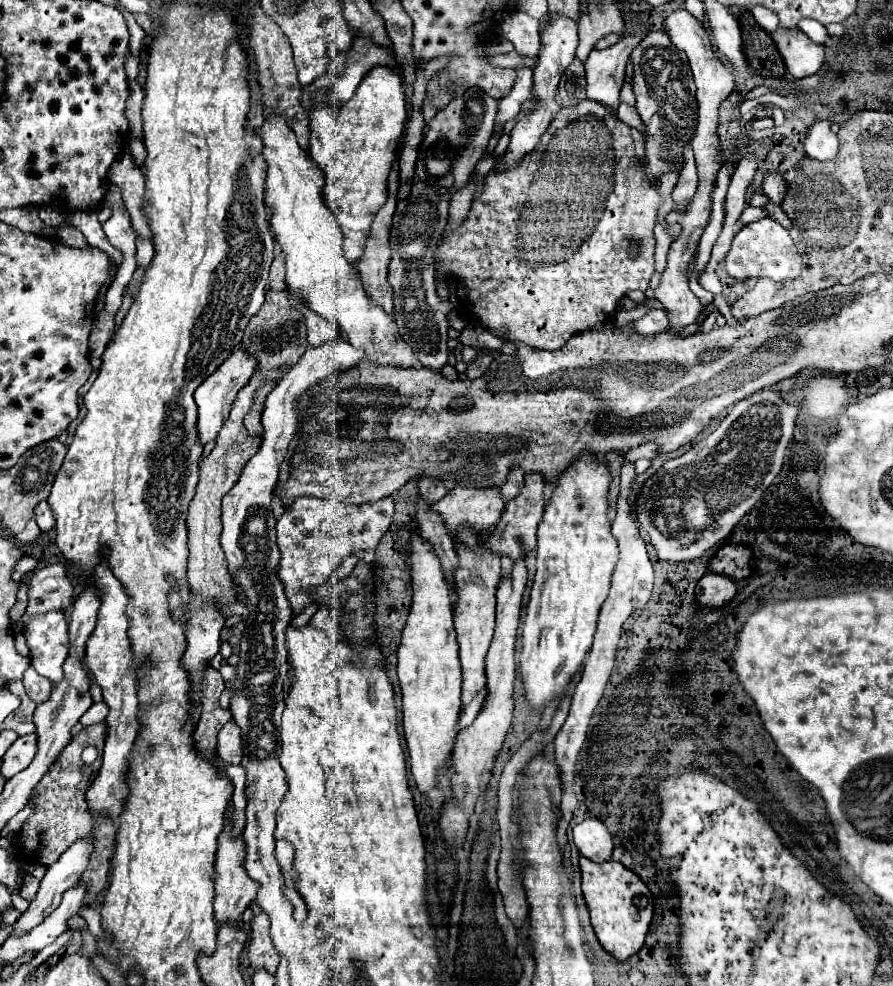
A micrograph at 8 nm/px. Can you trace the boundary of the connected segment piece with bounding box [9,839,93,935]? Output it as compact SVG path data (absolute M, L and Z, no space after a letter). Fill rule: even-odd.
M79 839L79 843L73 843L61 855L61 859L47 869L35 901L13 923L13 929L9 935L21 935L21 931L33 929L37 923L41 923L41 919L45 919L45 915L49 915L61 903L61 895L69 887L73 887L79 881L81 873L85 871L91 849L93 847L91 847L89 839Z

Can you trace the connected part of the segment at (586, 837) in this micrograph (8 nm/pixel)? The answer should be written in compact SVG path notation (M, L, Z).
M585 819L573 829L573 841L579 853L595 863L609 861L613 853L613 839L599 819Z

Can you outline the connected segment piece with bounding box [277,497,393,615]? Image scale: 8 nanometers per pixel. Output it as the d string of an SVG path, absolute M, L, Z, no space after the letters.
M299 497L289 511L277 521L277 543L281 549L279 577L285 585L293 615L309 605L311 589L325 583L347 555L355 551L371 551L385 535L393 521L393 499L385 497L373 503L343 505L335 499Z

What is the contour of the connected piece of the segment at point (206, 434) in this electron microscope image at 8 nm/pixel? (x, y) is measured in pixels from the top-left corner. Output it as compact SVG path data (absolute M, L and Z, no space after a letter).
M239 349L211 377L207 377L197 387L197 391L195 391L195 403L199 407L197 427L199 427L199 437L201 437L203 443L207 443L207 441L211 441L211 439L217 437L219 429L223 427L223 423L229 417L231 405L235 401L235 395L239 393L239 389L243 389L247 385L247 381L253 377L255 369L257 369L257 359L253 359L253 355L249 355L245 349Z

